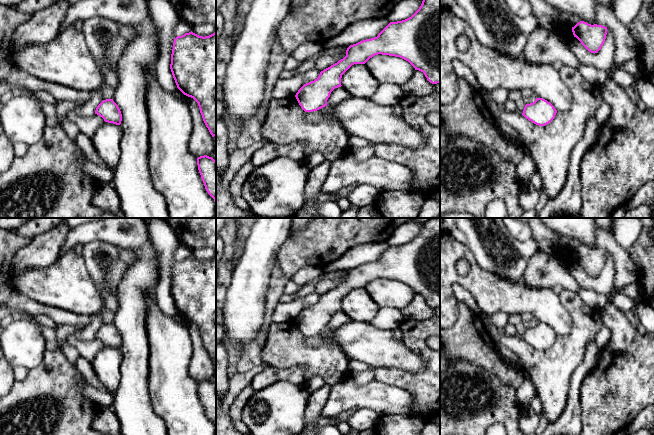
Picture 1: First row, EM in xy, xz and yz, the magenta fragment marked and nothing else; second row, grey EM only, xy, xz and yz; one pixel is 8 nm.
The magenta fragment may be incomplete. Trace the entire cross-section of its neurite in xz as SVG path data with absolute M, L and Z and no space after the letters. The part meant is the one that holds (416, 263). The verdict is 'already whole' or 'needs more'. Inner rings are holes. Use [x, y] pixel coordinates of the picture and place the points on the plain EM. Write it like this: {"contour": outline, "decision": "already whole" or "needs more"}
{"contour": "M431 218L423 223L419 233L409 242L390 246L377 261L350 269L346 280L320 296L317 303L304 308L295 321L305 336L317 335L327 330L331 316L341 311L342 299L354 288L365 288L375 279L400 281L408 285L415 294L424 297L432 308L440 307L440 218Z", "decision": "already whole"}

